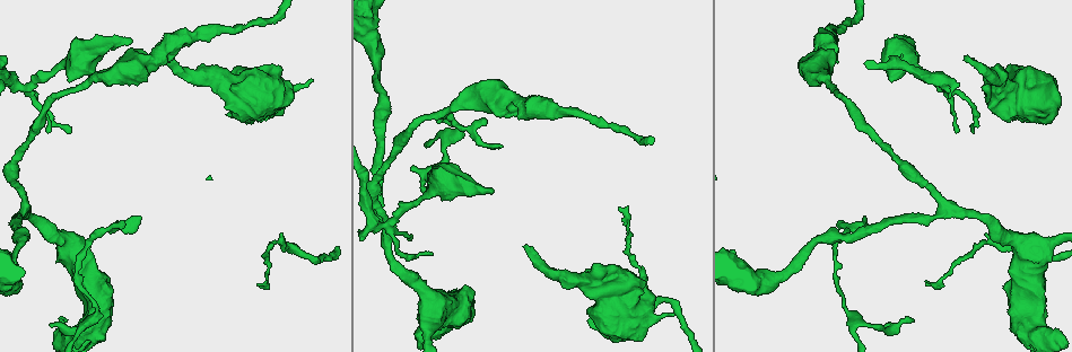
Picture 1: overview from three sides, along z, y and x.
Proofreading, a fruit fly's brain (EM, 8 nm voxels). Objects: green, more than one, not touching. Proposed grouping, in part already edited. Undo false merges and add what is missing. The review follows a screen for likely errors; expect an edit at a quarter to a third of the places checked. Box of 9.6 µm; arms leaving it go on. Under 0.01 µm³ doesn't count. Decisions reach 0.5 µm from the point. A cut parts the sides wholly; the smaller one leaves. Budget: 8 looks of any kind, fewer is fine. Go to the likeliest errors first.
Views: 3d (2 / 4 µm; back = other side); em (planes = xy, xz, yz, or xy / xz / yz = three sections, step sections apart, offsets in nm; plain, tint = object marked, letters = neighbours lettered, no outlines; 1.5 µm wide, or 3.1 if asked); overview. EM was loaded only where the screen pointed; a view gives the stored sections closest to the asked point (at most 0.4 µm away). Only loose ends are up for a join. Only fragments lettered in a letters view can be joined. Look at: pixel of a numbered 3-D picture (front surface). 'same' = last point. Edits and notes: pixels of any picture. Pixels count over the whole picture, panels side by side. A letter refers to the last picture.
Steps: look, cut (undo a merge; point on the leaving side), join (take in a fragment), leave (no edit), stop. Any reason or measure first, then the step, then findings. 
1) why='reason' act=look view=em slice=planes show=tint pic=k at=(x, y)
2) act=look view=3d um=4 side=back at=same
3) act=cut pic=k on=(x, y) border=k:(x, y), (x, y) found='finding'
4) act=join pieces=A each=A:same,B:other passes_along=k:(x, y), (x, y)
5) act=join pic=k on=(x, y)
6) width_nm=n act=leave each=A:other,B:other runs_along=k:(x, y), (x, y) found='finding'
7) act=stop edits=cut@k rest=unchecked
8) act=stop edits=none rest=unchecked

why='long arm stops here' act=look view=3d um=4 pic=1 at=(527, 246)

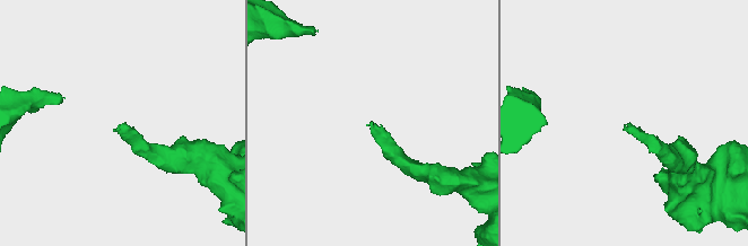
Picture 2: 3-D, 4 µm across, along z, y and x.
act=look view=em slice=planes show=letters pic=2 at=(626, 126)

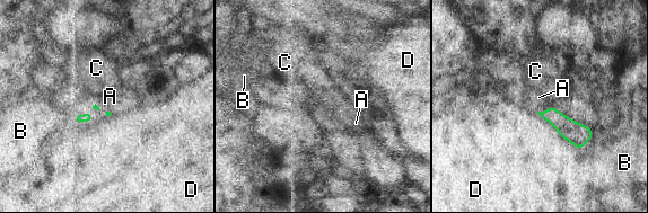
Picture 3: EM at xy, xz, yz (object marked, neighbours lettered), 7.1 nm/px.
act=leave each=A:other,B:other,C:other,D:other found='none of them fits'

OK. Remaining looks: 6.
why='free end' act=look view=em slice=planes show=letters pic=1 at=(672, 316)

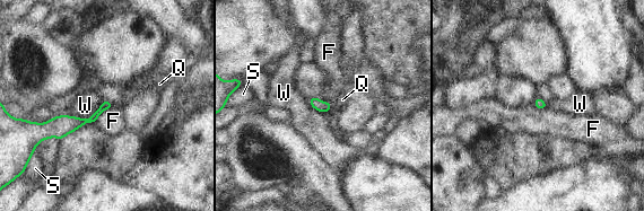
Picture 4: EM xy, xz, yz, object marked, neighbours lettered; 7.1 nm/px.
act=join pieces=Q each=F:other,Q:same,S:other,W:other passes_along=4:(315, 103), (331, 106), (342, 99) found='the cell continues'

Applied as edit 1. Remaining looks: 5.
why='branch stops here' act=look view=3d um=4 pic=1 at=(494, 192)

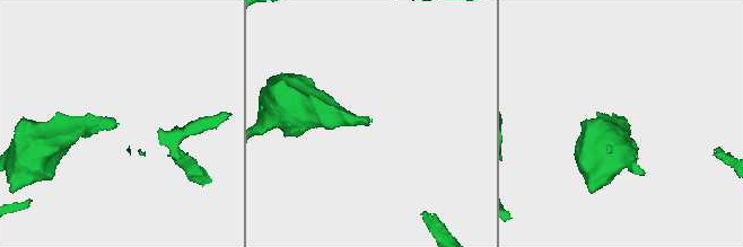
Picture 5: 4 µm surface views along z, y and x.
act=look view=em slice=planes show=letters pic=5 at=(371, 119)

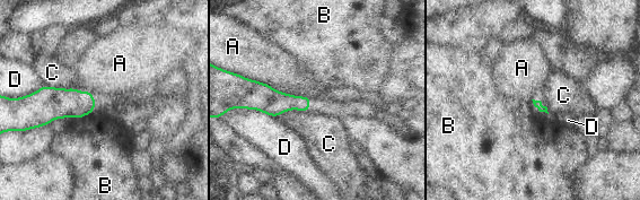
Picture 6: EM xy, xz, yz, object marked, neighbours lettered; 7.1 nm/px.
act=leave each=A:other,B:other,C:other,D:other border=6:(243, 76), (286, 93), (310, 97) found='no lettered fragment goes on from it'

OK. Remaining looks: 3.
act=stop edits=join@4 rest=unchecked

